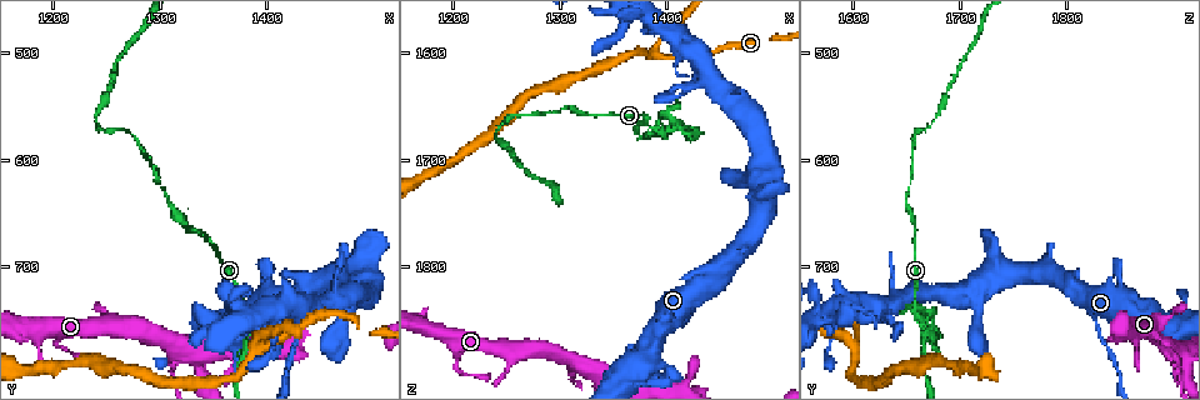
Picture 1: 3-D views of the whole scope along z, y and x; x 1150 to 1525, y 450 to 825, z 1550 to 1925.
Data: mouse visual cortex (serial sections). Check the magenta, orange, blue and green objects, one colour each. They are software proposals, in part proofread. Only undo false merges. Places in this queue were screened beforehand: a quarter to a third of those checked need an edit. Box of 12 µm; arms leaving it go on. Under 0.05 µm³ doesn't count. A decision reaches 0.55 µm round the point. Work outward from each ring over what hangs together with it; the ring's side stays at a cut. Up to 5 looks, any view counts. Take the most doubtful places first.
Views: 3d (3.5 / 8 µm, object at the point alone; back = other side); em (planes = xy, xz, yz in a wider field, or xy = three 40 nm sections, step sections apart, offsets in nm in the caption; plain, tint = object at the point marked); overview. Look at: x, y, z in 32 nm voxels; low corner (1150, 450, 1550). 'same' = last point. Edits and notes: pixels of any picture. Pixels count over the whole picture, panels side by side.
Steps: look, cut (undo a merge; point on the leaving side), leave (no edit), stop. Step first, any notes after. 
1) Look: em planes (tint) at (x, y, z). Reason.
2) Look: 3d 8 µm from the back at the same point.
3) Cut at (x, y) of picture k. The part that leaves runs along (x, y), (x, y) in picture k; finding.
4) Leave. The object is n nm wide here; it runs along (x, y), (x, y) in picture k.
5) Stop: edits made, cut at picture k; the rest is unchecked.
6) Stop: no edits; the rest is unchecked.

Look: em planes (tint) at (1382, 760, 1668). Sharp bend.

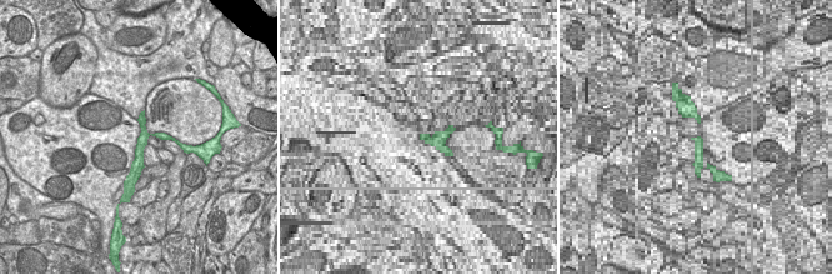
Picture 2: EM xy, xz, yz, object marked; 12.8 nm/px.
Look: 3d 3.5 µm at the same point.

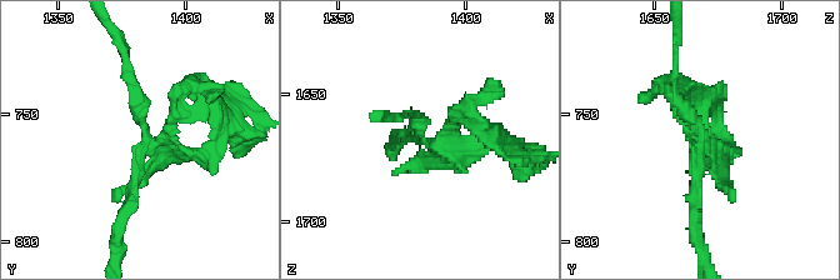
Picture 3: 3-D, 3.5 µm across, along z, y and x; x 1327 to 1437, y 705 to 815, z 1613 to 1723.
Cut at (175, 113) of picture 3. The part that leaves runs along (154, 143), (208, 154), (224, 108) in picture 3; two cells meet here.

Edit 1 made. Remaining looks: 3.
Look: 3d 3.5 µm from the back at (1392, 776, 1606).

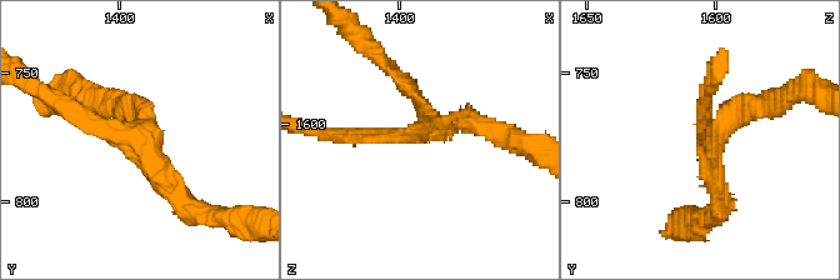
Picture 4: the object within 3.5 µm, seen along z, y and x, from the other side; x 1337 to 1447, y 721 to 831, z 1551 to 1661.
Look: em xy step 2 (tint) at (1394, 777, 1603). 3 arms meet here; the arms are 200, 200, 250 nm wide; need the tissue.

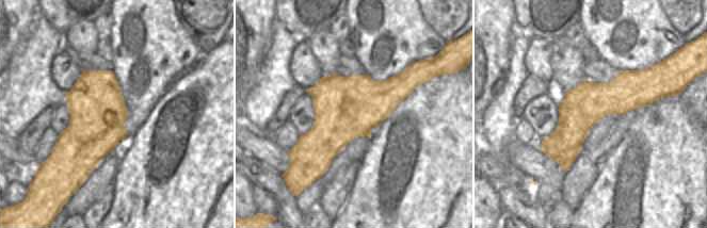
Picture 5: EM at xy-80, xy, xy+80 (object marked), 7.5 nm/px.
Look: em xy step 3 (tint) at the same point. Cut it another way.

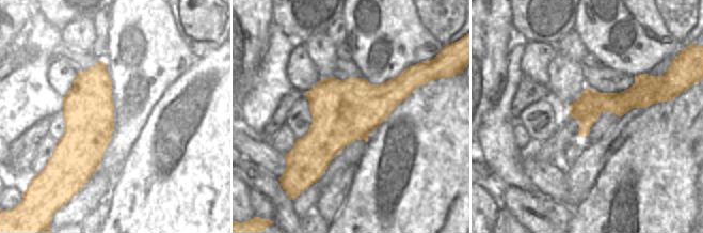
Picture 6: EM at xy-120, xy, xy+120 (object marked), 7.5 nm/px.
Leave. It runs along (63, 101), (131, 136), (189, 205) in picture 4; all the same cell.

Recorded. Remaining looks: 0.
Stop: edits made, cut at picture 3; the rest is unchecked.

